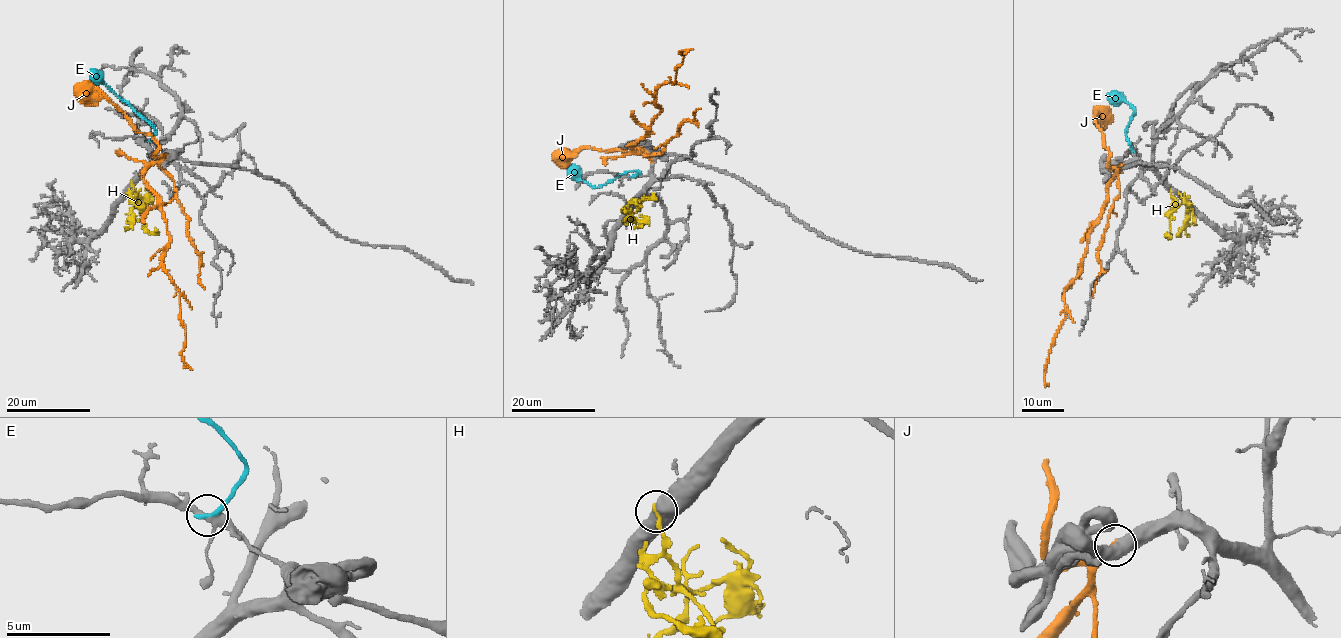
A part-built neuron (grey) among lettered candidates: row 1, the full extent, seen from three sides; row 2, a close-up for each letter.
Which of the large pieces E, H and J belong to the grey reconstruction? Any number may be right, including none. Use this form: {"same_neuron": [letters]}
{"same_neuron": ["J"]}

